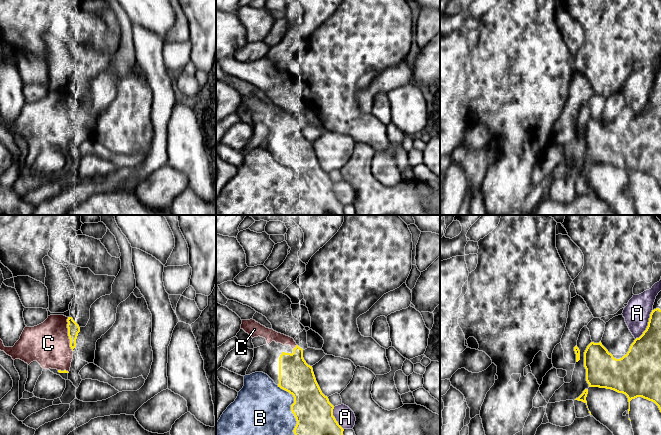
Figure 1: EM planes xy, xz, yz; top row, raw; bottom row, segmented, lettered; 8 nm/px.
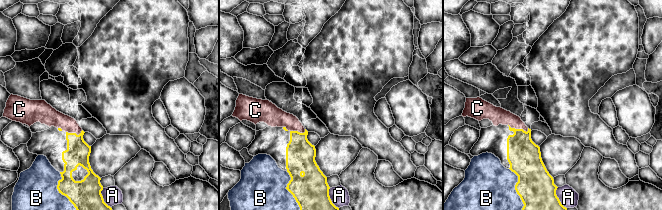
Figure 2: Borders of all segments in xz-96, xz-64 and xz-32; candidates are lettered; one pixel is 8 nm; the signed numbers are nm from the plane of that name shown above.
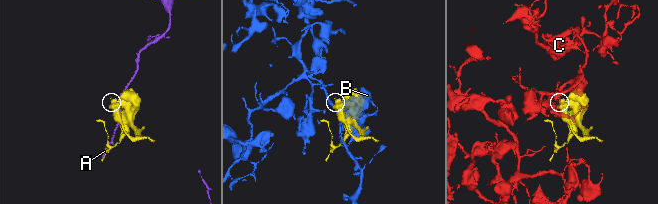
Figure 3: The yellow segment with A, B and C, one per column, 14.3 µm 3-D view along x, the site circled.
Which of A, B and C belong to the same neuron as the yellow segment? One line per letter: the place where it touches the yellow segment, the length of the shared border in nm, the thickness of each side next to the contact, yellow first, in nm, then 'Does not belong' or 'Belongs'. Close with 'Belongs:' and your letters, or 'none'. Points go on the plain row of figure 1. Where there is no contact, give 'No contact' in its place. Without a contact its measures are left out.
A: Touches yellow at yz (648, 101). Shared border 280 nm. Thickness 260 nm (yellow) against 200 nm. Does not belong
B: Touches yellow at xz (291, 185). Shared border 460 nm. Thickness 320 nm (yellow) against 500 nm. Does not belong
C: Touches yellow at xy (68, 110). Shared border 280 nm. Thickness 100 nm (yellow) against 340 nm. Belongs
Belongs: C

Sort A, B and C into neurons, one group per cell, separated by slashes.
A / B / C

